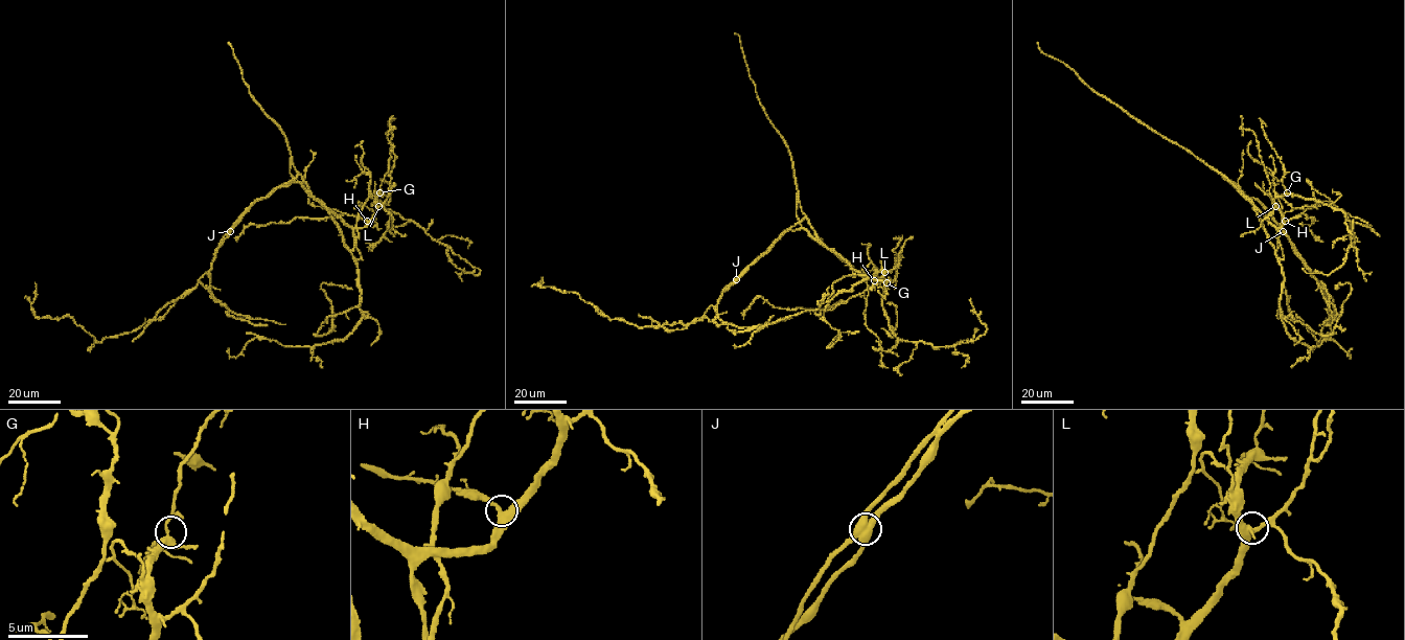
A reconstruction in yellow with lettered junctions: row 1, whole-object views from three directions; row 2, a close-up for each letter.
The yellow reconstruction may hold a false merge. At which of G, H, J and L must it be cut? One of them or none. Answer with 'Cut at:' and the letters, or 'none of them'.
Cut at: J

